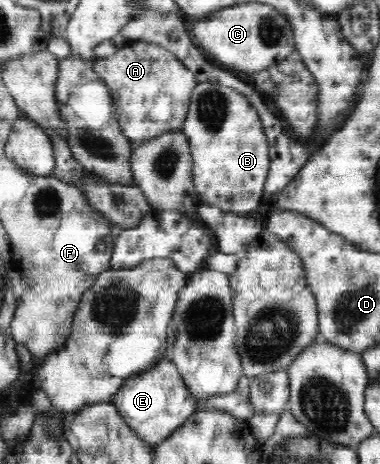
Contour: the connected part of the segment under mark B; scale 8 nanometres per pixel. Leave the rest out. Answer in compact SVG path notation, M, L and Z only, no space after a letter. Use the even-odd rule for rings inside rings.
M197 83L191 95L188 115L184 120L182 132L188 138L191 156L193 157L192 178L200 203L219 207L223 212L237 213L241 215L246 215L248 214L248 211L256 210L256 205L262 203L260 199L262 199L264 184L267 183L267 175L271 164L271 154L269 153L269 143L266 134L264 133L264 126L262 126L262 122L260 121L260 117L258 117L258 113L256 113L256 109L248 103L248 99L246 99L244 95L240 95L238 91L234 91L234 89L230 89L230 87L224 87L224 85L218 85L218 83ZM238 185L242 185L242 189L244 189L242 195L238 195Z

